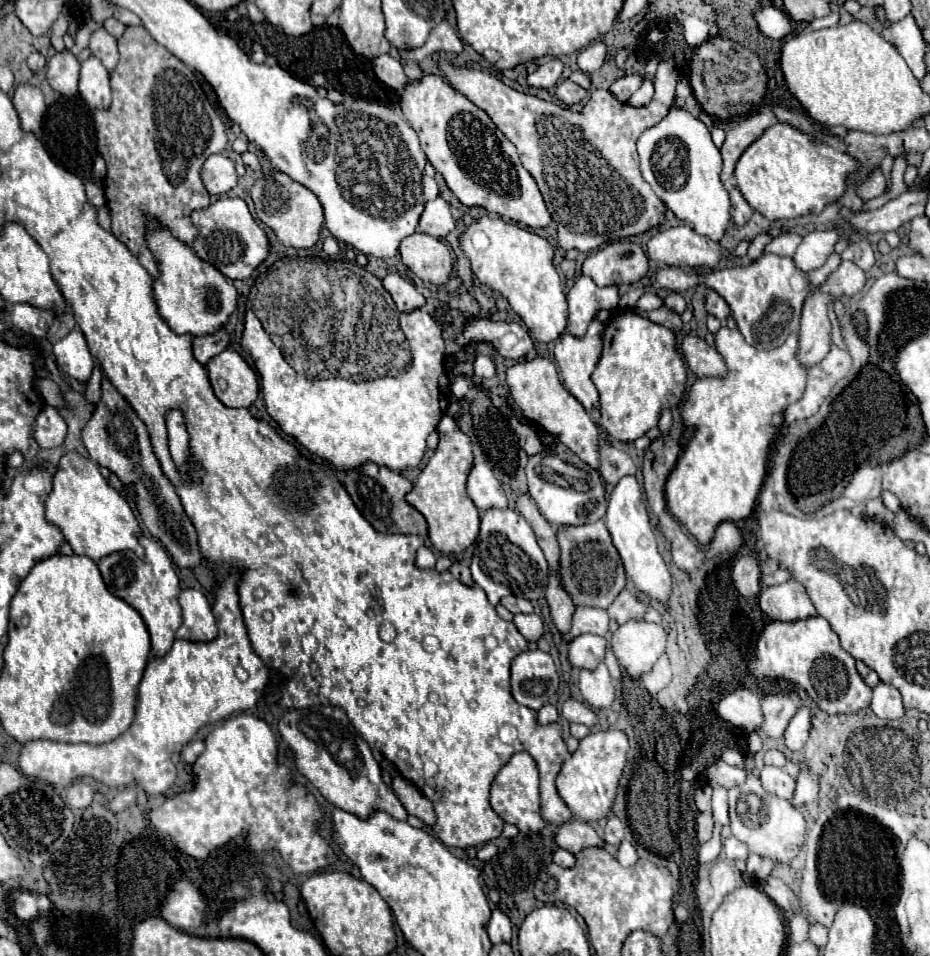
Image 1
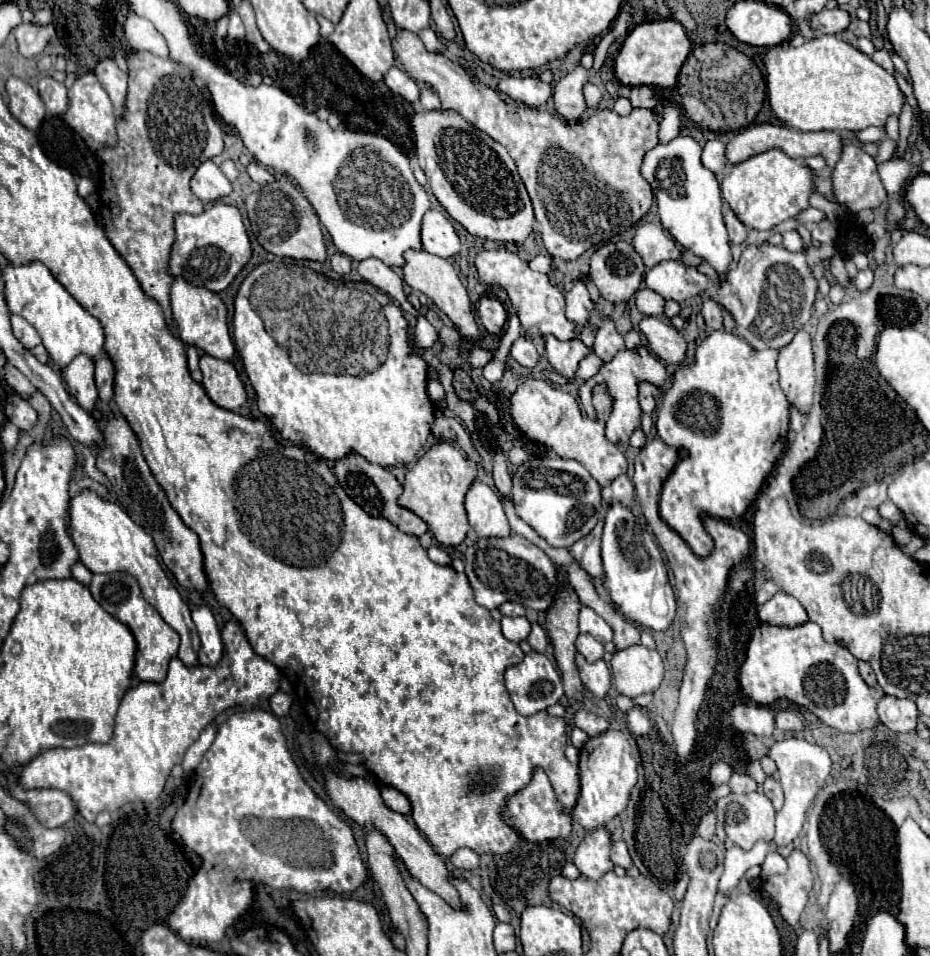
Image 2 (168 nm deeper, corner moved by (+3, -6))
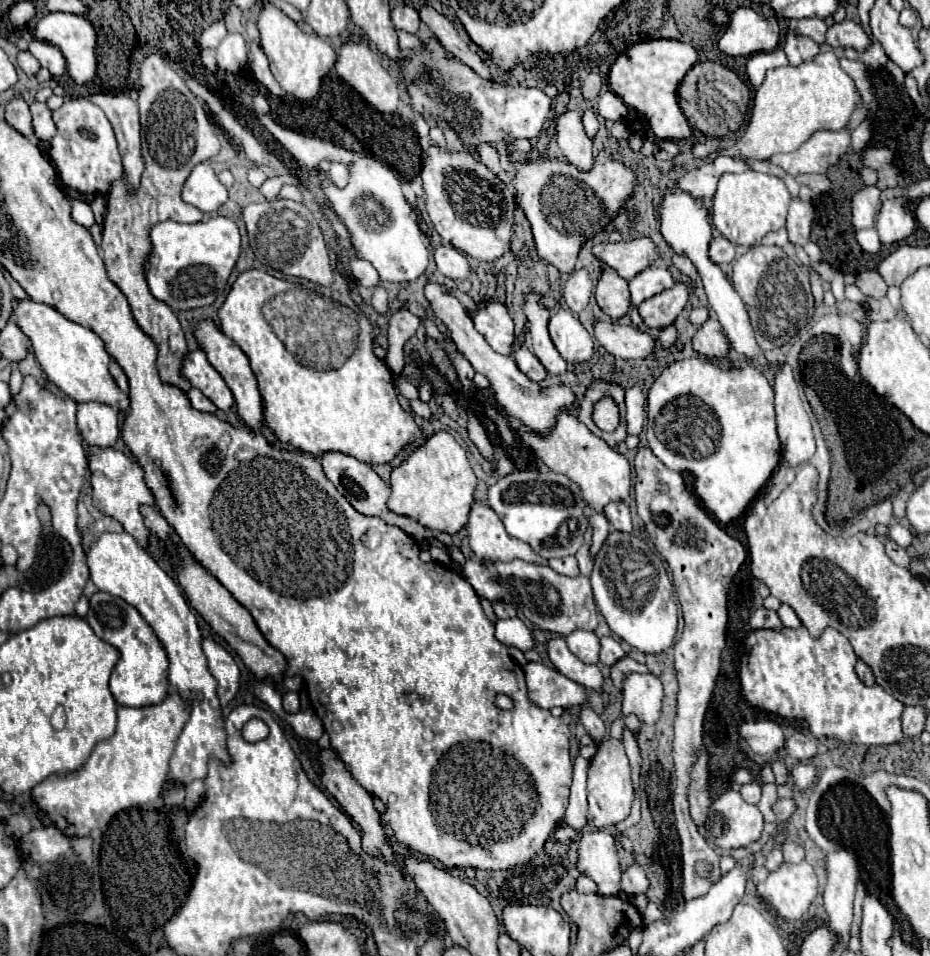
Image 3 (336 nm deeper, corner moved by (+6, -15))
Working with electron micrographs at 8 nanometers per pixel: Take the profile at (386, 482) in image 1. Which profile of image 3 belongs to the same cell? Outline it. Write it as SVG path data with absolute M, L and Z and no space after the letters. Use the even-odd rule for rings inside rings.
M326 452L326 454L320 456L320 462L322 462L322 466L324 466L326 478L338 488L338 492L340 492L360 514L364 514L364 516L378 516L378 518L382 518L386 524L392 524L392 526L402 528L402 530L404 530L408 536L412 536L416 542L422 542L422 538L424 538L424 540L434 538L434 540L446 544L446 546L452 544L452 538L450 538L448 534L442 534L442 532L432 530L432 528L426 528L426 526L418 524L416 520L412 520L412 518L408 518L408 516L400 516L400 514L390 512L390 508L386 506L386 500L390 498L390 486L388 486L368 464L358 462L356 458L352 458L352 456L348 456L348 454L342 454L342 452Z

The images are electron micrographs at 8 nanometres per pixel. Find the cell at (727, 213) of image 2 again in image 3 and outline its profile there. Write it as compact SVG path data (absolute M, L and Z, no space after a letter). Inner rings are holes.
M716 234L714 240L710 242L710 258L716 264L726 266L726 264L730 264L734 260L734 254L736 254L736 246L730 240L726 240L724 236Z

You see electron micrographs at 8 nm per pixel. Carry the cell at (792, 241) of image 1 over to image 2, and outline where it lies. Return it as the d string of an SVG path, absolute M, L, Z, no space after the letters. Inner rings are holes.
M787 231L783 233L783 247L789 251L801 251L803 249L803 241L801 235L797 231Z

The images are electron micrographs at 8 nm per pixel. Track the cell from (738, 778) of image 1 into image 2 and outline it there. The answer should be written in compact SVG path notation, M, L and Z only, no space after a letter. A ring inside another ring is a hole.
M735 773L729 781L729 787L733 793L751 793L757 789L757 783L755 779L751 779L749 775L743 775L743 773Z

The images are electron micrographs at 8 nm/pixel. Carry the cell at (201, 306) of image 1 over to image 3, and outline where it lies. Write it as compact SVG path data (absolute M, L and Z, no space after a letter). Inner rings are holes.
M200 320L196 322L196 328L194 328L194 338L198 340L200 348L206 352L206 358L208 362L220 372L220 376L224 378L224 382L228 384L228 388L232 390L234 394L234 400L236 400L236 408L238 408L238 414L242 416L242 420L250 426L250 428L256 428L262 424L262 398L260 398L260 392L258 392L258 384L256 384L256 378L250 370L250 364L248 364L248 358L246 354L228 338L224 336L212 320Z

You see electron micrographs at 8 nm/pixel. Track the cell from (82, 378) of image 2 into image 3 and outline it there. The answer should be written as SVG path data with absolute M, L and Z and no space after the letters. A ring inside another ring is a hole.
M78 402L76 422L80 428L82 438L88 444L98 446L114 446L120 430L118 430L118 416L116 412L102 402Z

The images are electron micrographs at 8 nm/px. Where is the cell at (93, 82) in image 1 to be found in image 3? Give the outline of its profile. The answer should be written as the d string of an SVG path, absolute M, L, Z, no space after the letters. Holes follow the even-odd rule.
M72 96L54 110L54 122L58 134L50 140L50 158L56 164L60 182L82 194L108 192L110 184L124 174L124 168L112 126L102 108L92 104L88 98Z

